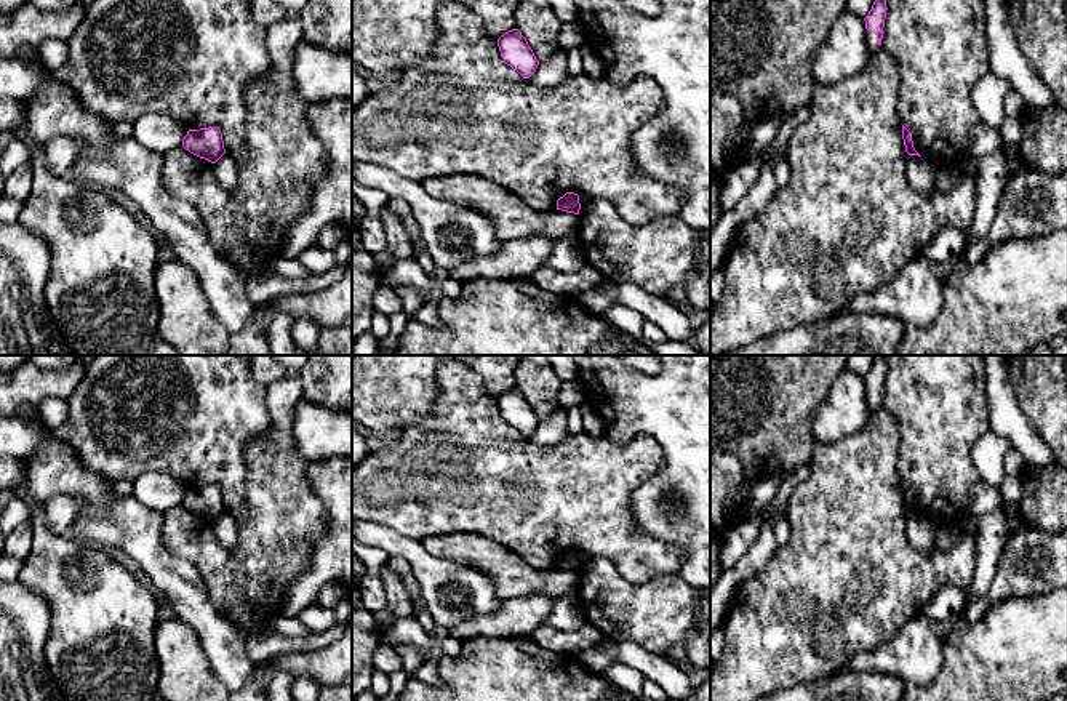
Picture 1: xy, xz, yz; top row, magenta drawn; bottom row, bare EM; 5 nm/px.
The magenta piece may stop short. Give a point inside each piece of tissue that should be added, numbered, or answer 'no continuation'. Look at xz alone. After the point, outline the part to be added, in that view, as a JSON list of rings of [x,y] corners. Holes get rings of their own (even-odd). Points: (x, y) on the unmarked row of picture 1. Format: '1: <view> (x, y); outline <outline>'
no continuation

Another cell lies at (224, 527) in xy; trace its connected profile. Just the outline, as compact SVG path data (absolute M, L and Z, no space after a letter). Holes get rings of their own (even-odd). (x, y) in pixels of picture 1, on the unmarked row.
M224 512L213 525L213 530L219 539L219 543L232 551L237 547L237 520L229 514Z

